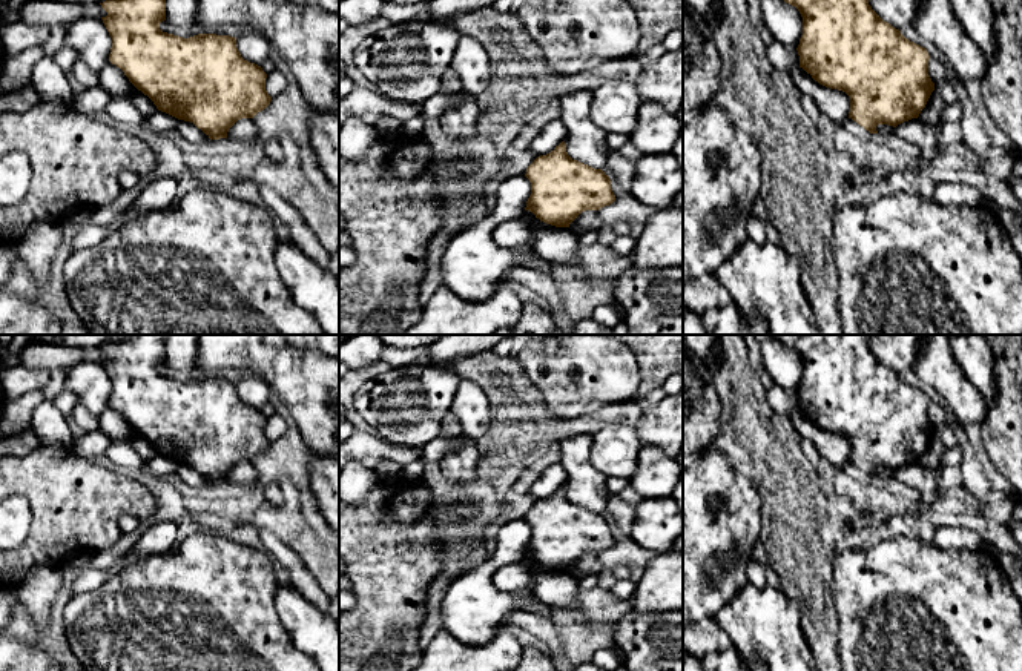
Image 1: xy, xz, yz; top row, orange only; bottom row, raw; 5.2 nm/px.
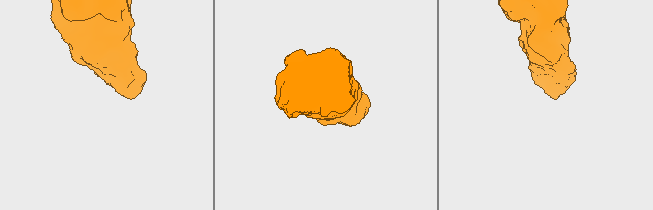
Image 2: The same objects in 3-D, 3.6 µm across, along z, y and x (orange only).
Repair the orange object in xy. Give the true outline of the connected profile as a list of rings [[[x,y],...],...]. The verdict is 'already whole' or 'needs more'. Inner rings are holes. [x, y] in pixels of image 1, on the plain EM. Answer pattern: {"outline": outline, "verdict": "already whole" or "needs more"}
{"outline": [[[132,335],[127,341],[100,347],[107,356],[101,364],[112,382],[109,405],[120,412],[129,425],[153,445],[158,454],[193,467],[210,484],[227,482],[229,473],[238,464],[253,462],[270,448],[272,441],[265,435],[267,418],[261,410],[241,401],[235,381],[198,378],[183,382],[163,376],[160,367],[166,364],[166,339],[167,335]]], "verdict": "already whole"}

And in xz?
{"outline": [[[565,485],[537,501],[525,521],[531,527],[525,554],[556,571],[569,571],[582,556],[600,554],[615,545],[609,521],[602,513],[572,504]]], "verdict": "already whole"}

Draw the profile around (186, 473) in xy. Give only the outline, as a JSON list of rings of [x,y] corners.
[[[180,464],[178,478],[190,485],[190,487],[203,487],[210,484],[201,473],[198,473],[193,467]]]

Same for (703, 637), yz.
[[[706,617],[683,628],[683,648],[703,660],[712,653],[732,648],[732,642],[717,625],[715,619]]]

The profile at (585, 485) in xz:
[[[579,435],[560,442],[560,464],[566,470],[566,496],[572,504],[594,513],[608,508],[611,494],[606,488],[606,476],[591,464],[592,435]]]

